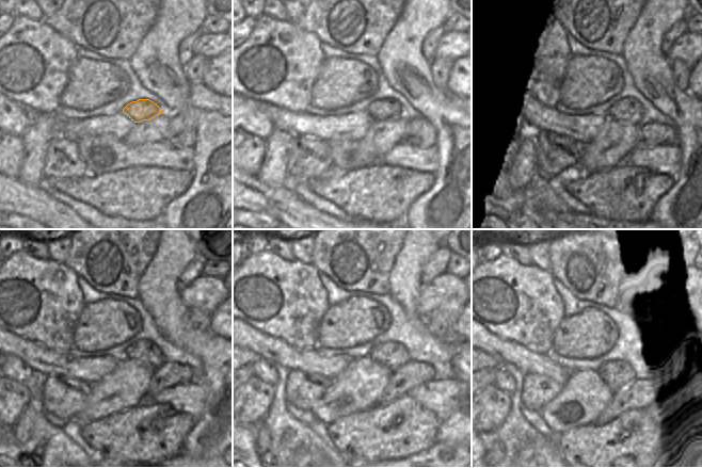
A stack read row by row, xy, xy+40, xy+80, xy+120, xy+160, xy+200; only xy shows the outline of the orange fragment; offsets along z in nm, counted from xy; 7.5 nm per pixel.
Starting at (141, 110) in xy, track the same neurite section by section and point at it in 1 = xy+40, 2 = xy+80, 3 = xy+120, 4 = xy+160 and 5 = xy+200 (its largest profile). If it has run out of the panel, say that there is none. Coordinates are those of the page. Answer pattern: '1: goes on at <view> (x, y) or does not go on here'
1: goes on at xy+40 (384, 109)
2: goes on at xy+80 (628, 111)
3: goes on at xy+120 (145, 351)
4: goes on at xy+160 (392, 355)
5: goes on at xy+200 (616, 374)

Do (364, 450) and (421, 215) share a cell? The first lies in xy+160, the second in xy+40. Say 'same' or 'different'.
different

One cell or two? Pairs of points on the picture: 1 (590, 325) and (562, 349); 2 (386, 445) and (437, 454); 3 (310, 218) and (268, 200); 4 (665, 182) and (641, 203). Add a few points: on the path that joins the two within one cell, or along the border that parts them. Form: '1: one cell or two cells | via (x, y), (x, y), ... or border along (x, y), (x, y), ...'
1: one cell | via (584, 332), (569, 342)
2: two cells | border along (435, 441), (426, 450), (409, 456)
3: one cell | via (300, 218), (278, 202)
4: one cell | via (659, 184), (647, 197)

